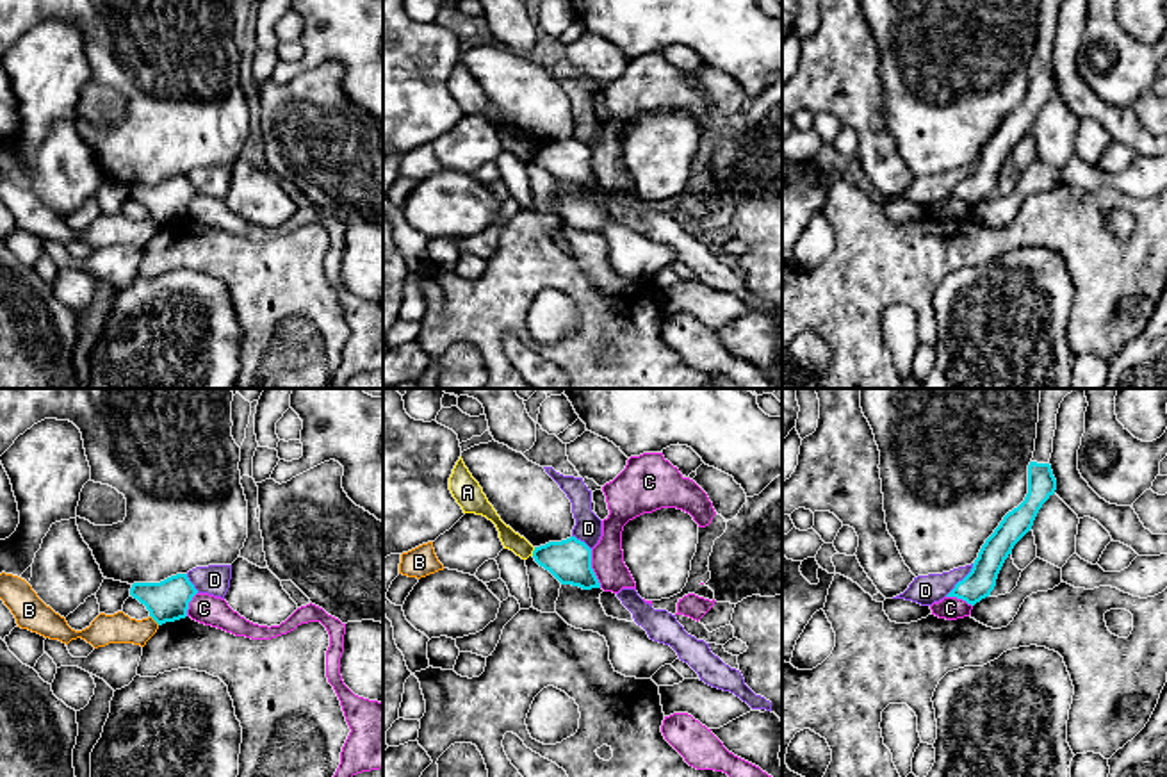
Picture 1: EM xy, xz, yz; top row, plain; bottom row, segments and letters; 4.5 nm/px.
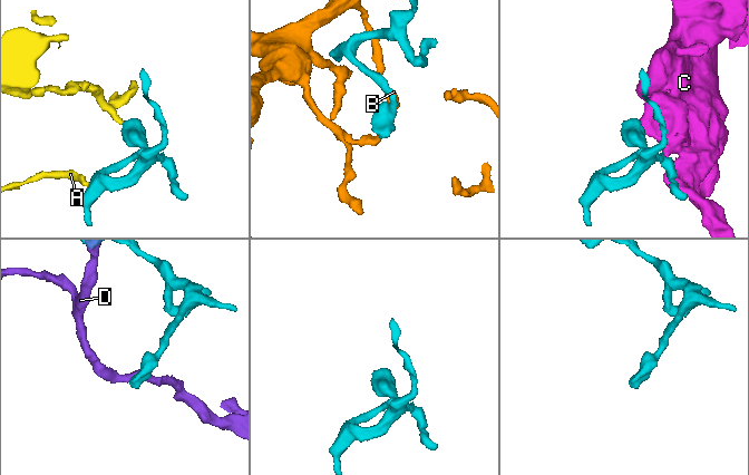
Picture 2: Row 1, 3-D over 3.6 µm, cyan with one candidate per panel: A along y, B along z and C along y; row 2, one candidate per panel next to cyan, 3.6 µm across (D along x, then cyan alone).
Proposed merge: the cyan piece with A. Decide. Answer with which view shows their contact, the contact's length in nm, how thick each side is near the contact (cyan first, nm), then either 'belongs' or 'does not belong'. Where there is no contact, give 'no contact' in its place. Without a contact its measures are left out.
xz | 40 nm | 190/90 nm | does not belong

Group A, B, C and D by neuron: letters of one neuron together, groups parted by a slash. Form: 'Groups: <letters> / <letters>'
Groups: A / B / C / D

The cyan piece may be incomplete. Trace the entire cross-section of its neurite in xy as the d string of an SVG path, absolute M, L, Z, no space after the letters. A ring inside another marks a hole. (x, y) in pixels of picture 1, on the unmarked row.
M187 175L171 176L160 184L134 184L130 189L130 196L146 207L159 226L185 219L196 194Z

